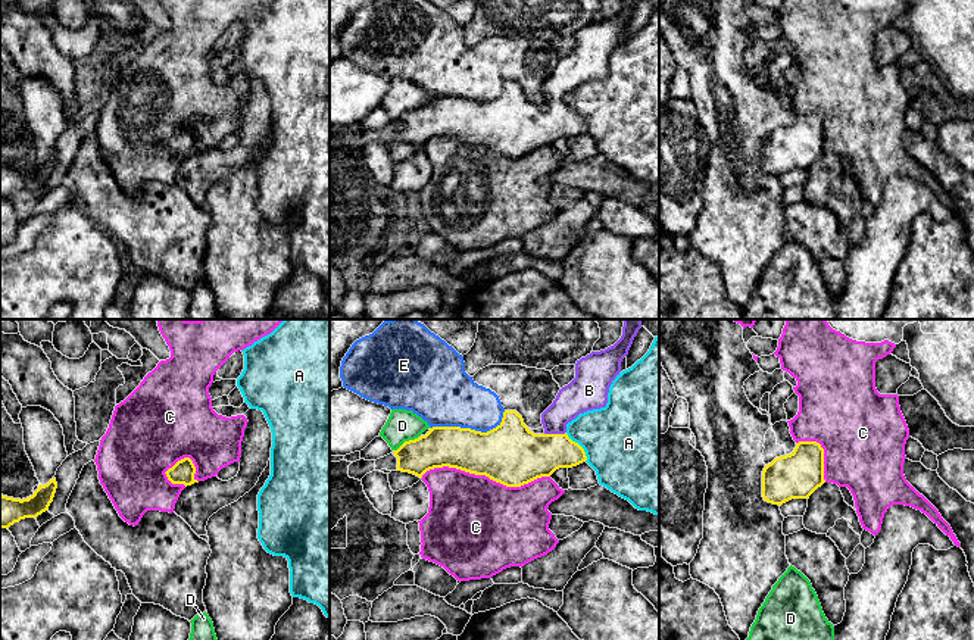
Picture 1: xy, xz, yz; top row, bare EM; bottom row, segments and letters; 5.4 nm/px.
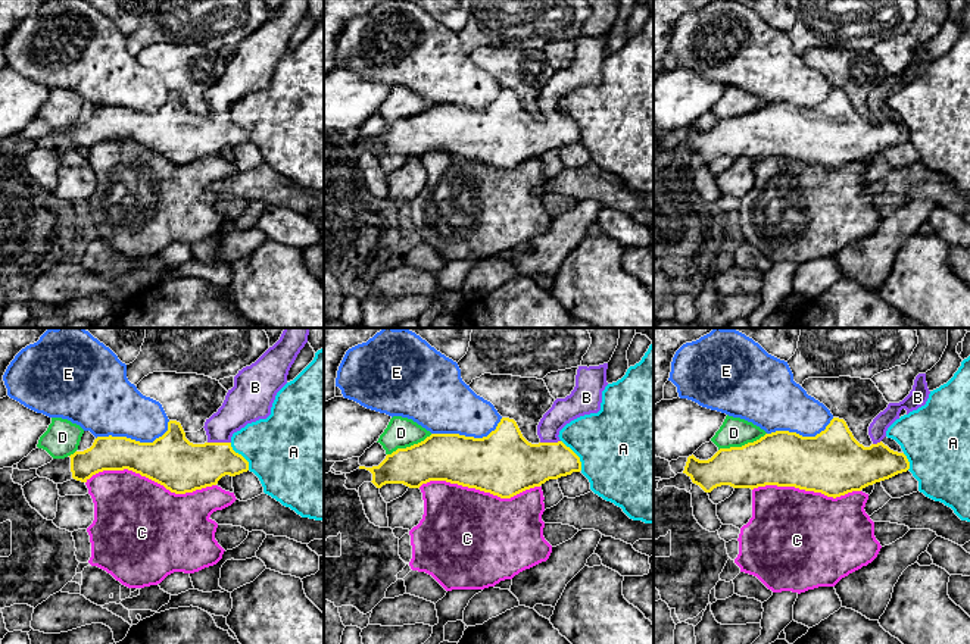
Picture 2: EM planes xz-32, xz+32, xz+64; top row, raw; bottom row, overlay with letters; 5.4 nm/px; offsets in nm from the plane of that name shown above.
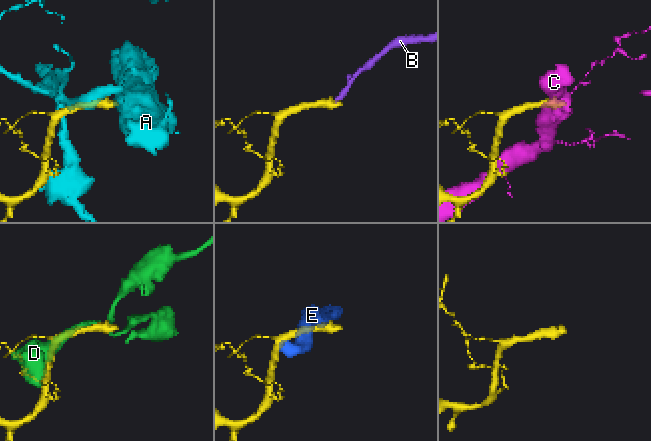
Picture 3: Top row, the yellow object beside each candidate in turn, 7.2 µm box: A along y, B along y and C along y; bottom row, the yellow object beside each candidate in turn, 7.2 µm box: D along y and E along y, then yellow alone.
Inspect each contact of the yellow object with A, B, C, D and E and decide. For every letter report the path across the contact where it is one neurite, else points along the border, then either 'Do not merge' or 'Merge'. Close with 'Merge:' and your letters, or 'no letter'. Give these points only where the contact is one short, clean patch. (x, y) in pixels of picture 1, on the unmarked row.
A: Boundary: xz (565, 103), (583, 119), (586, 131). Do not merge
B: Path across: xz (515, 127), (533, 127), (555, 105), (555, 90), (578, 66). Merge
C: Do not merge
D: Do not merge
E: Do not merge
Merge: B

